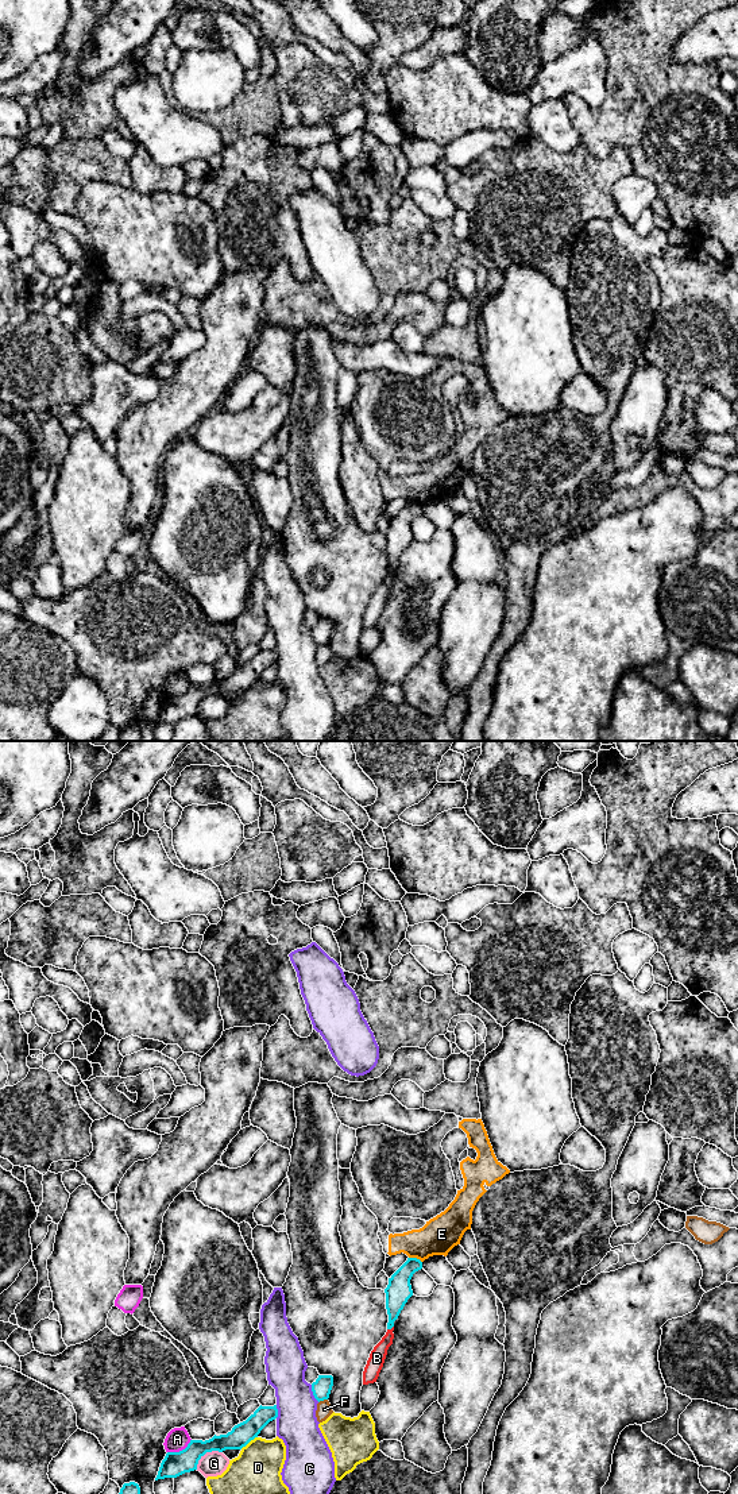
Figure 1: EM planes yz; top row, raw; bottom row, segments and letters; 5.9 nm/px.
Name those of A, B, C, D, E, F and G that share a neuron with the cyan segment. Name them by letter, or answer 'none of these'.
none of these

